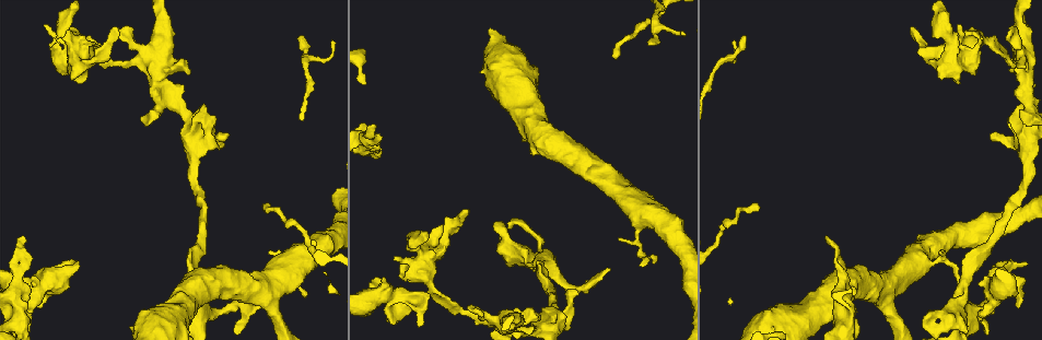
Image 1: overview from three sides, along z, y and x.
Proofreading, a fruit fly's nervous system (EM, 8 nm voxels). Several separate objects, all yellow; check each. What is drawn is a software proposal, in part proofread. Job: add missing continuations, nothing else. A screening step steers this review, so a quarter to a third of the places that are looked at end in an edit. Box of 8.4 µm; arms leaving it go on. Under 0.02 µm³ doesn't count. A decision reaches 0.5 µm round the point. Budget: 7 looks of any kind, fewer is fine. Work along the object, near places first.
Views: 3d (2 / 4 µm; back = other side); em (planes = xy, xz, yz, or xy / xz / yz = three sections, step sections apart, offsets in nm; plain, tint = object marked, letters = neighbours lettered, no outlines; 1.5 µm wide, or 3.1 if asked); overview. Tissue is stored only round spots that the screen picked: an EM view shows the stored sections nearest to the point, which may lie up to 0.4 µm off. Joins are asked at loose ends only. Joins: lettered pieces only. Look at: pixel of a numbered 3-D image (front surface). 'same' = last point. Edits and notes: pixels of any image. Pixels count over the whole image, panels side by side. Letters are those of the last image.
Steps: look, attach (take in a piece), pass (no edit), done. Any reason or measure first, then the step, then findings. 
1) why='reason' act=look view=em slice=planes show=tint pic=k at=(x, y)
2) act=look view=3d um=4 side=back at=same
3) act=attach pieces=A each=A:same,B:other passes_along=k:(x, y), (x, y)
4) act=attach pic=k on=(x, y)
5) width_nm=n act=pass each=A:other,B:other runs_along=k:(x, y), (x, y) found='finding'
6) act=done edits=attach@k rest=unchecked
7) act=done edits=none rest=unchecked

why='thin end' act=look view=em slice=xy step=8 show=tint pic=1 at=(43, 25)

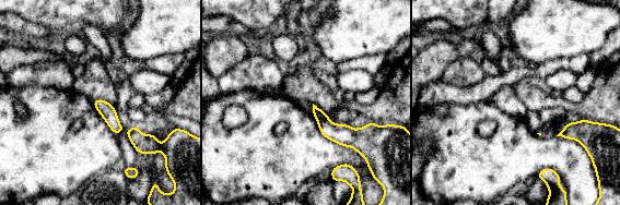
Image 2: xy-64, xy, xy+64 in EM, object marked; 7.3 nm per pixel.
why='another direction' act=look view=em slice=planes show=letters at=same

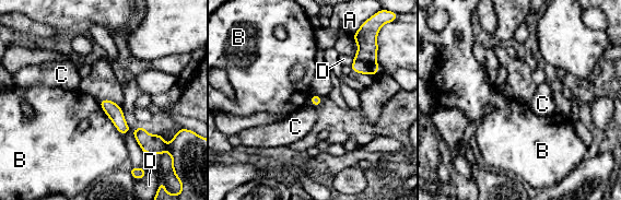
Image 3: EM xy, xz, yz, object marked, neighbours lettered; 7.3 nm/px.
act=pass each=A:other,B:other,C:other,D:other border=3:(98, 102), (103, 112), (122, 137) found='none of them fits'

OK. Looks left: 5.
why='free end' act=look view=em slice=xy step=8 show=tint pic=1 at=(992, 137)

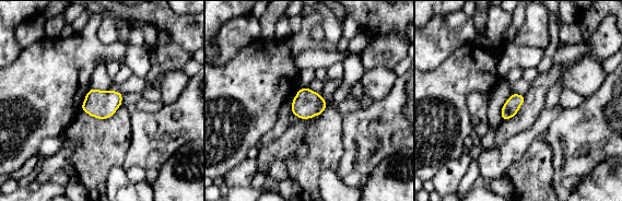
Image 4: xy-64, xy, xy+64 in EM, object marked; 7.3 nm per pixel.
why='cut it another way' act=look view=em slice=planes show=letters at=same

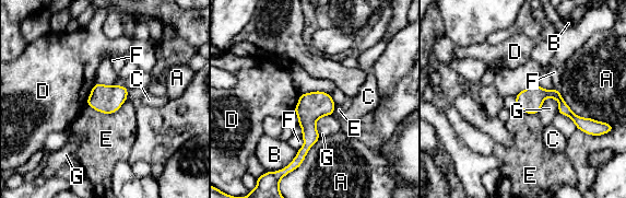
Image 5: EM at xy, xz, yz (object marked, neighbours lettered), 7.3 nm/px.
longest_contact=A:380nm act=pass each=A:other,B:other,C:other,D:other,E:other,F:other,G:other border=5:(126, 100), (113, 113), (86, 104) found='none of them fits'

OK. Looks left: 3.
act=look view=em slice=yz step=4 show=tint pic=1 at=(980, 315)

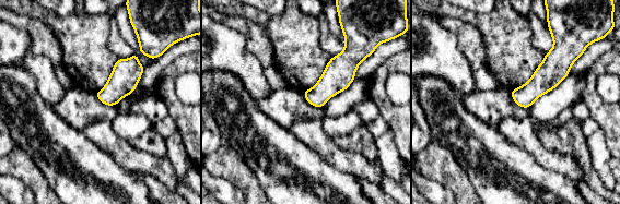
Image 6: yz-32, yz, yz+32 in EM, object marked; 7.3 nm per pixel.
act=look view=em slice=planes show=letters at=same

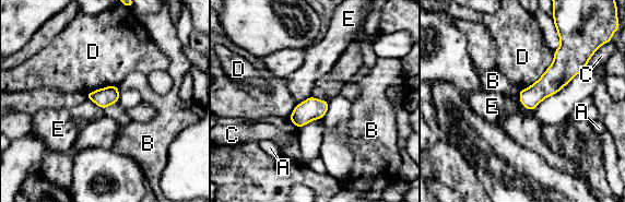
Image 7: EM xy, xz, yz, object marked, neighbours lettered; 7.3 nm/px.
longest_contact=D:380nm act=pass each=A:other,B:other,C:other,D:other,E:other border=7:(86, 97), (103, 109) found='no lettered piece goes on from it'

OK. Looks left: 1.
act=done edits=none rest=unchecked

